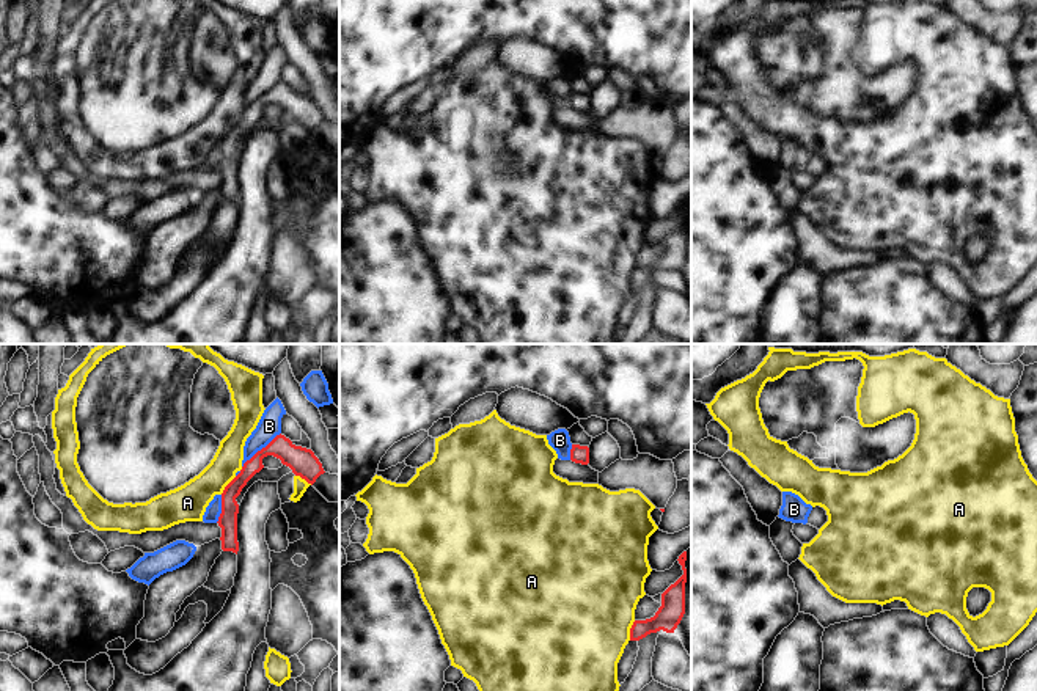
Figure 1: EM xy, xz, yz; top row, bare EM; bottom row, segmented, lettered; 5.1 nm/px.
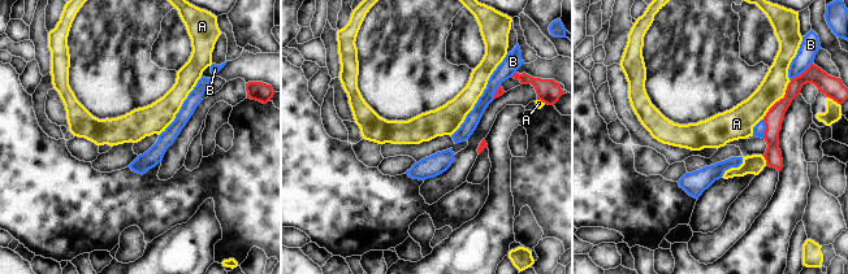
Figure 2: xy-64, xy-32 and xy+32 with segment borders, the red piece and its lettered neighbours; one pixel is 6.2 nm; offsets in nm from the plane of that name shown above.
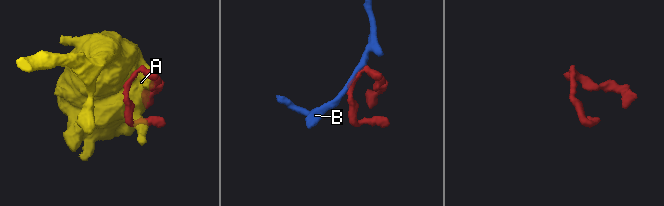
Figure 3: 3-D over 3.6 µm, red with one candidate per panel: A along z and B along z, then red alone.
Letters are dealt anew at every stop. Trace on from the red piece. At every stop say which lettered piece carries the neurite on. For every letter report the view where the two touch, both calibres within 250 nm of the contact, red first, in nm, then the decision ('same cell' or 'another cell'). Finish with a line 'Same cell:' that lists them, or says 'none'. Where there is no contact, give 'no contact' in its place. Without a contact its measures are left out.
A: xz | 130/500 nm | another cell
B: xy | 140/120 nm | another cell
Same cell: none

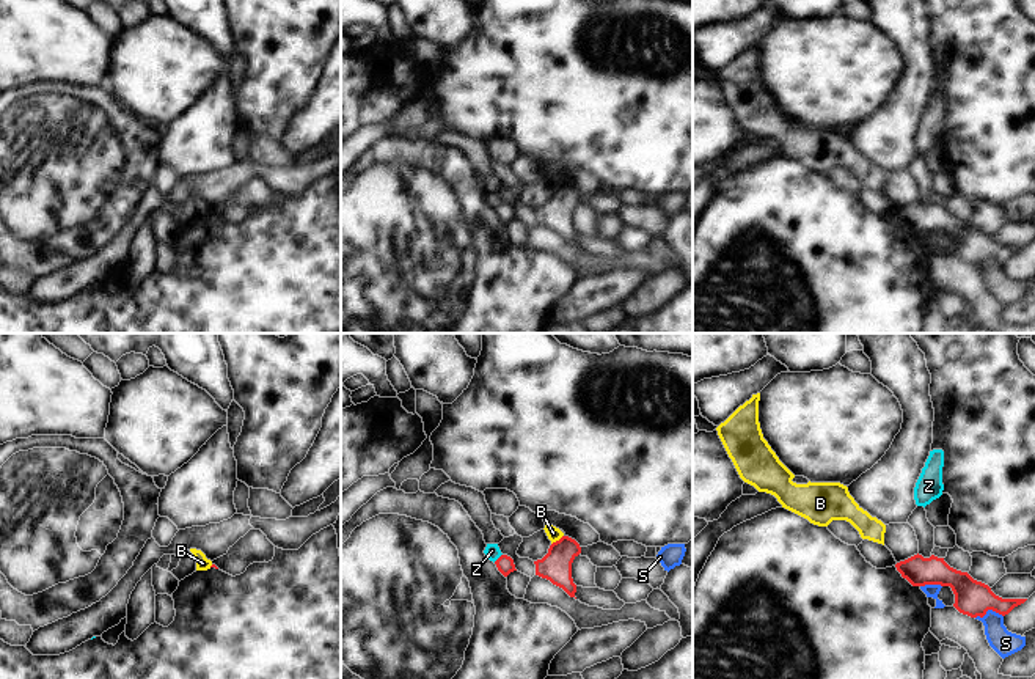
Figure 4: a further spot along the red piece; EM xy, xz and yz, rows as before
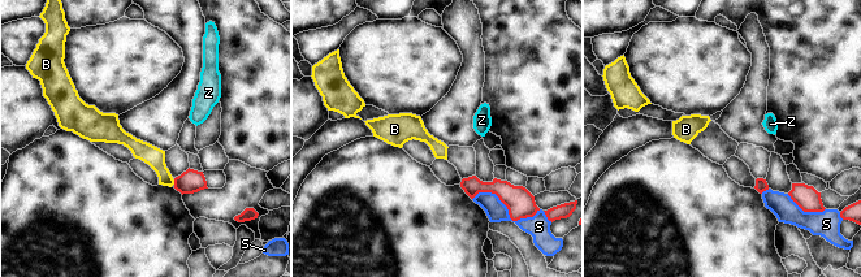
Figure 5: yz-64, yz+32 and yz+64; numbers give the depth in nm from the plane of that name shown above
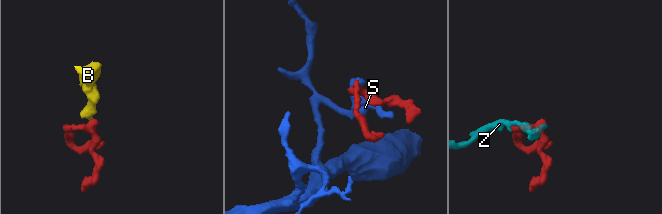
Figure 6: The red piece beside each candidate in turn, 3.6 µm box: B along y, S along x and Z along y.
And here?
B: xz | 160/70 nm | another cell
S: yz | 180/130 nm | another cell
Z: xz | 90/80 nm | another cell
Same cell: none

